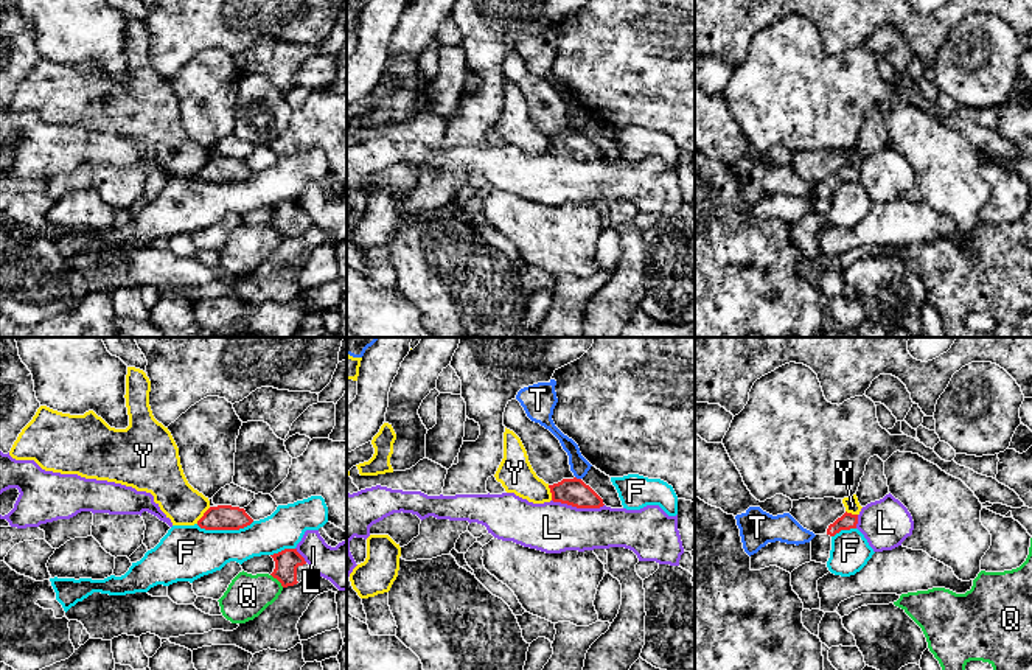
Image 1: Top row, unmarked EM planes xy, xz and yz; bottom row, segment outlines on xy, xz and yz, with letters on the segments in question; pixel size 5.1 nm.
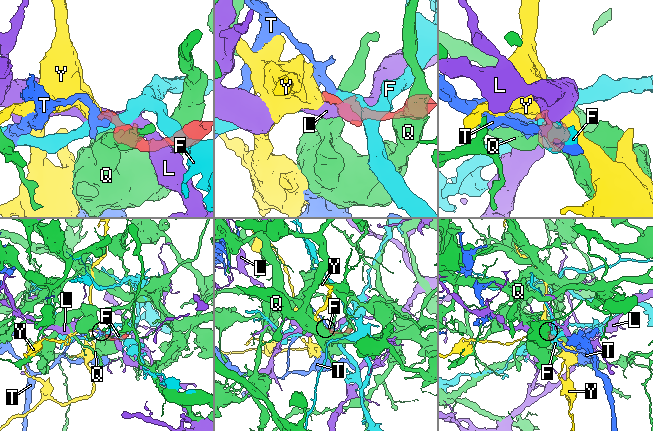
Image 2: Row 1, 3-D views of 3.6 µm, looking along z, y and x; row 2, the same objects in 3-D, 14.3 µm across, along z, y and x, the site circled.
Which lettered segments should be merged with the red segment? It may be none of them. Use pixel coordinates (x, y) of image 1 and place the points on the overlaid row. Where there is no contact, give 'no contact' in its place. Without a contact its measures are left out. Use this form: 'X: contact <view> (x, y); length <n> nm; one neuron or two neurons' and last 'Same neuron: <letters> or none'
F: contact xy (224, 529); length 300 nm; two neurons
L: contact xz (578, 507); length 280 nm; two neurons
Q: contact xy (277, 579); length 100 nm; two neurons
T: contact xz (578, 479); length 40 nm; two neurons
Y: contact xy (204, 515); length 120 nm; two neurons
Same neuron: none

